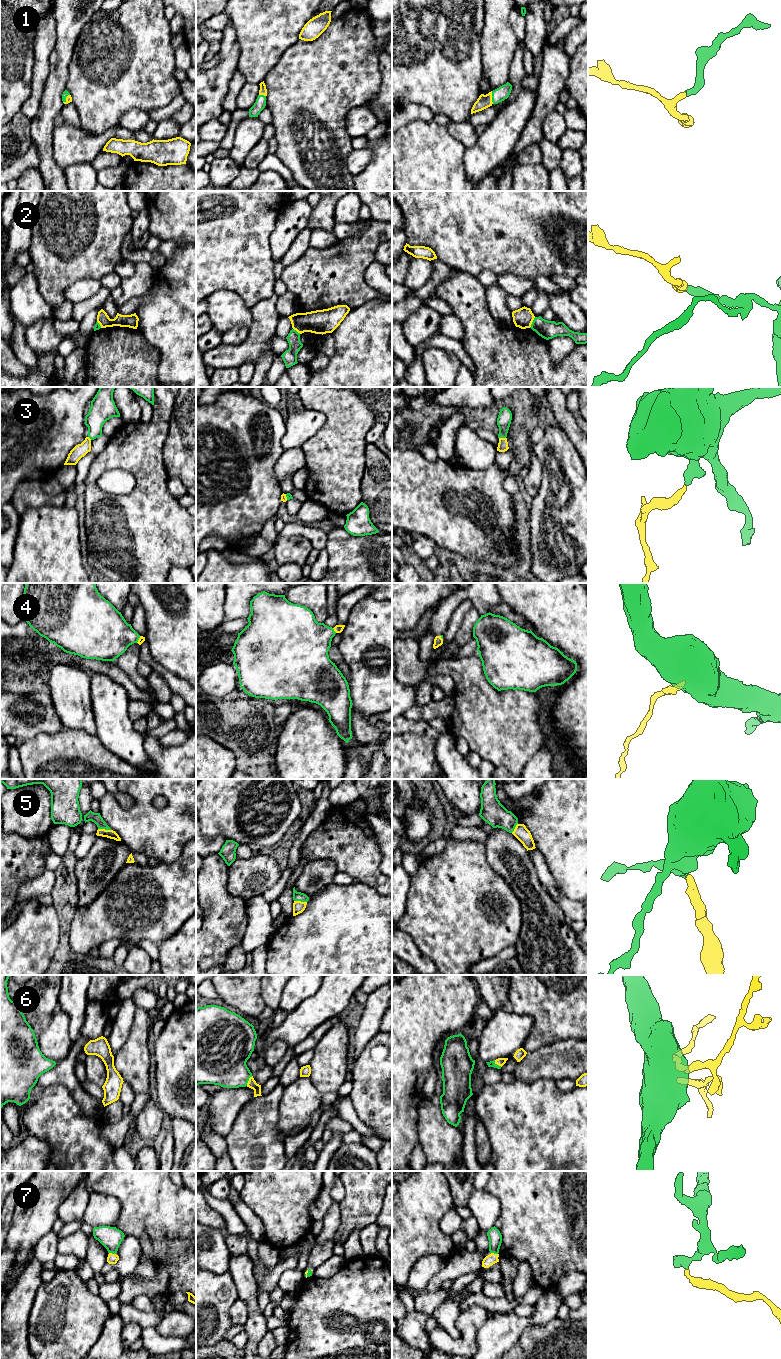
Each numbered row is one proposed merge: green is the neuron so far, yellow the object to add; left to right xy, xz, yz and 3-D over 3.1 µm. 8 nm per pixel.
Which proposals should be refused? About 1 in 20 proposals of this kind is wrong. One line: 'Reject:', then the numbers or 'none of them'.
Reject: 2

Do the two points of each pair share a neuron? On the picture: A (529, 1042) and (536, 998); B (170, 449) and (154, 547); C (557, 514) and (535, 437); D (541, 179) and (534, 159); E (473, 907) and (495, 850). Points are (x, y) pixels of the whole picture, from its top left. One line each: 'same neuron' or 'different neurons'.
A: same neuron
B: different neurons
C: different neurons
D: different neurons
E: different neurons

